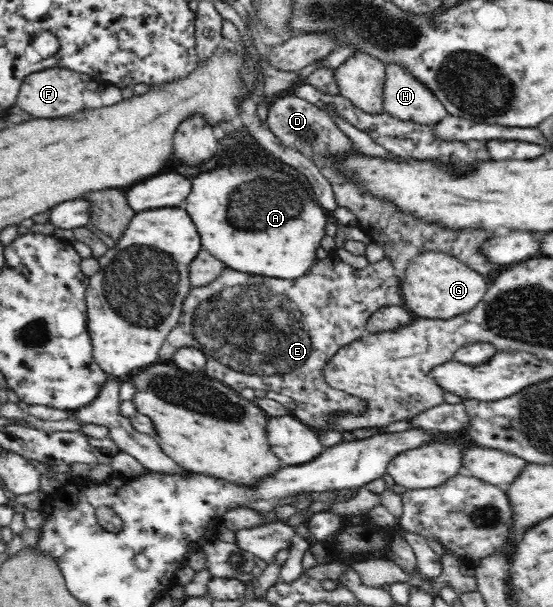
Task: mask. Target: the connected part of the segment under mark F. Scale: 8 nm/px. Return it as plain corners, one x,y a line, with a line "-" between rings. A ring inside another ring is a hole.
63,67
47,68
23,77
16,97
16,105
33,118
69,117
69,115
77,114
79,109
85,109
85,101
83,101
85,90
85,82
81,80
79,72

